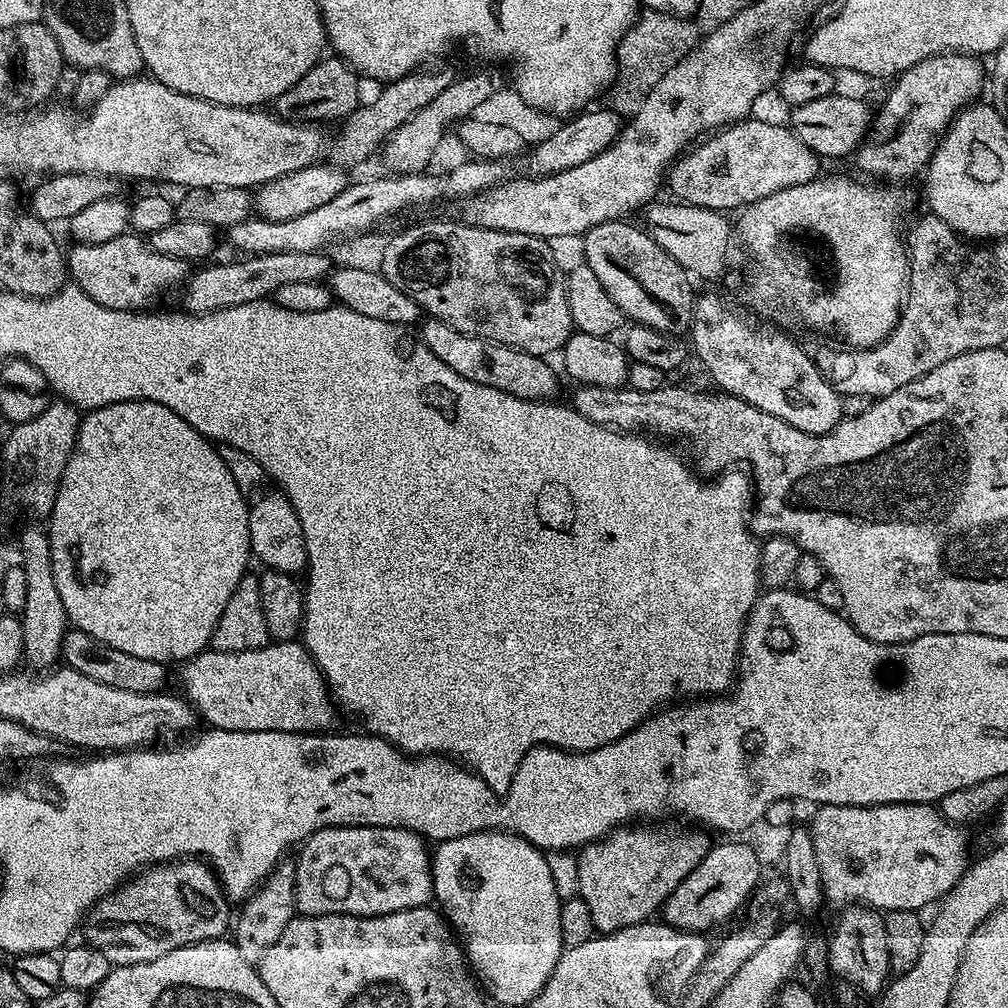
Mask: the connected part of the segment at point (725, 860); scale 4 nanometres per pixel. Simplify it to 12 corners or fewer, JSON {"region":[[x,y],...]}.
{"region":[[732,838],[697,860],[662,920],[707,933],[752,899],[760,856]]}

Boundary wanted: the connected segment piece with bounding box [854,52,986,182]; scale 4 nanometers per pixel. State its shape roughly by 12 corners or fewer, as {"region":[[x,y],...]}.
{"region":[[967,52],[899,73],[857,166],[919,173],[985,87]]}

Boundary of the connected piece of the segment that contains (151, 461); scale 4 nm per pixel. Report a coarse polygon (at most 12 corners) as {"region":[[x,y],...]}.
{"region":[[80,421],[46,528],[69,625],[205,651],[252,550],[219,447]]}

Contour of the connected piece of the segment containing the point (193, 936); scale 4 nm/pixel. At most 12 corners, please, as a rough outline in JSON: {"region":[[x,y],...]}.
{"region":[[196,858],[143,869],[96,903],[87,943],[112,966],[229,931]]}

